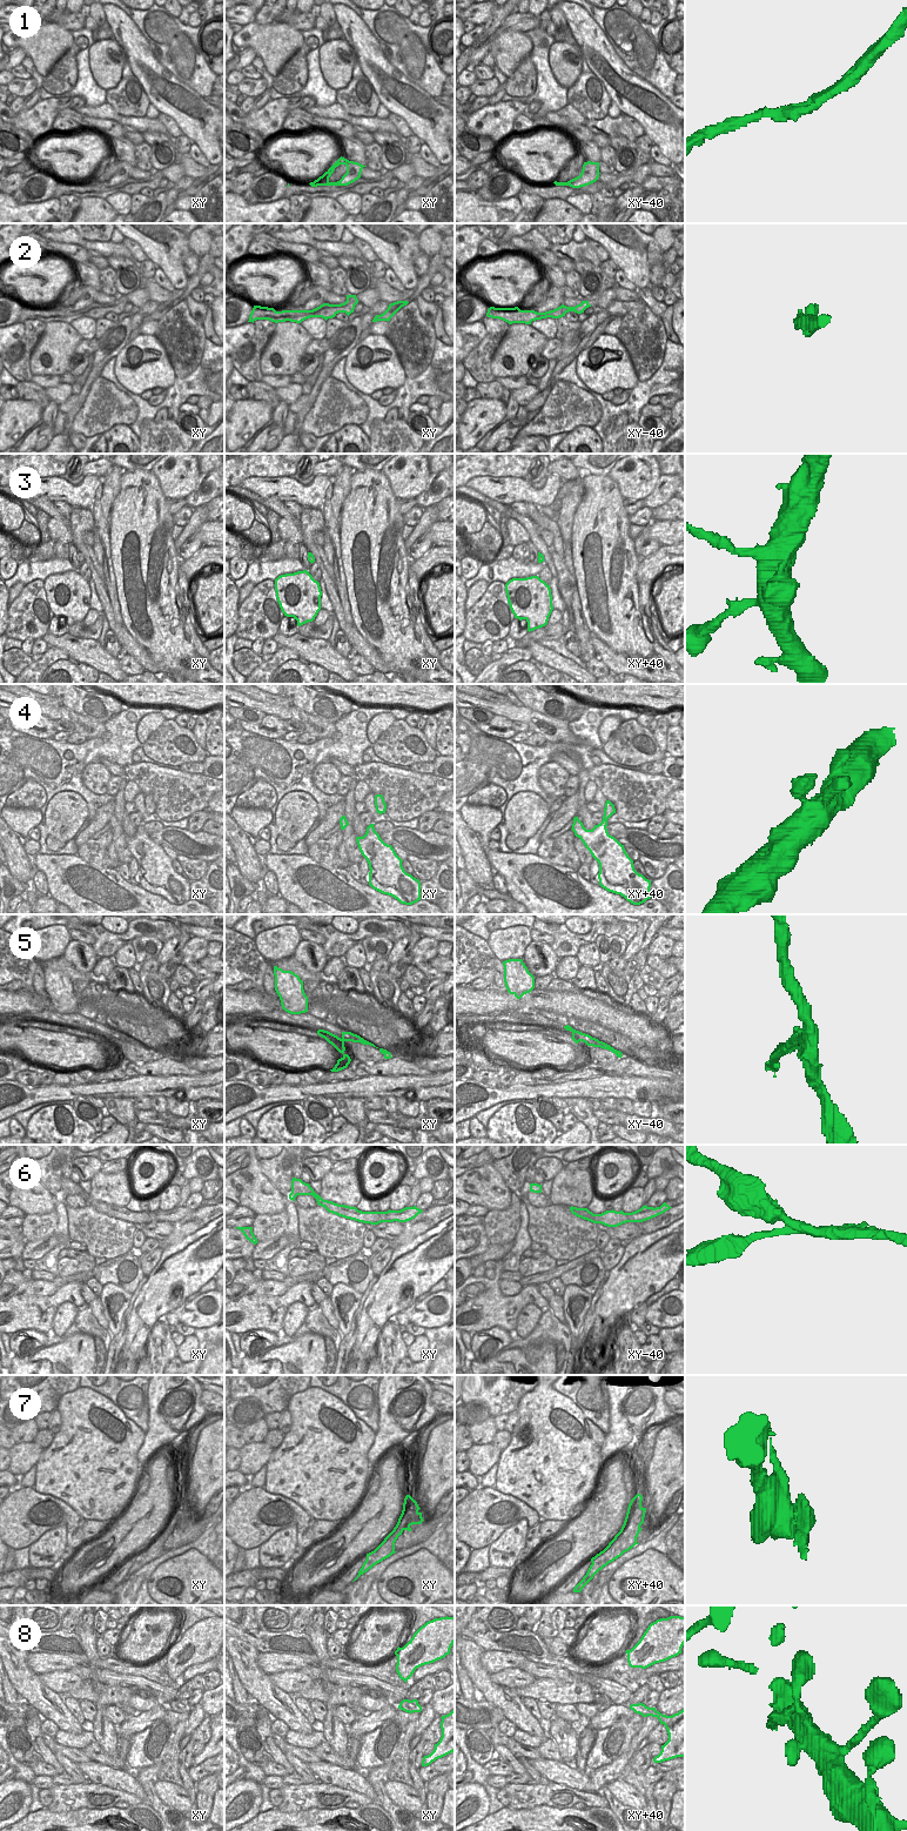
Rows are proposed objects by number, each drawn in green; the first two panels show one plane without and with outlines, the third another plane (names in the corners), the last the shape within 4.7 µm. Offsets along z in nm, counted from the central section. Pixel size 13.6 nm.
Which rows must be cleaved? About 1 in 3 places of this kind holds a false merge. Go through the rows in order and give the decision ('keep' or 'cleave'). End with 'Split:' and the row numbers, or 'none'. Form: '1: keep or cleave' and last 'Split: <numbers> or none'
1: keep
2: cleave
3: keep
4: keep
5: cleave
6: cleave
7: keep
8: keep
Split: 2, 5, 6

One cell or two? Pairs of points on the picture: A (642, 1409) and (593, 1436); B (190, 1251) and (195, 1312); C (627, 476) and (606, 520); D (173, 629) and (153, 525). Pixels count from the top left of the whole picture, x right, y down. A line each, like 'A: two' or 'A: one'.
A: two
B: two
C: two
D: one

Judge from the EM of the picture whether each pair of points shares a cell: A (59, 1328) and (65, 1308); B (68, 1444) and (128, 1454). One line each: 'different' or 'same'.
A: same
B: same

